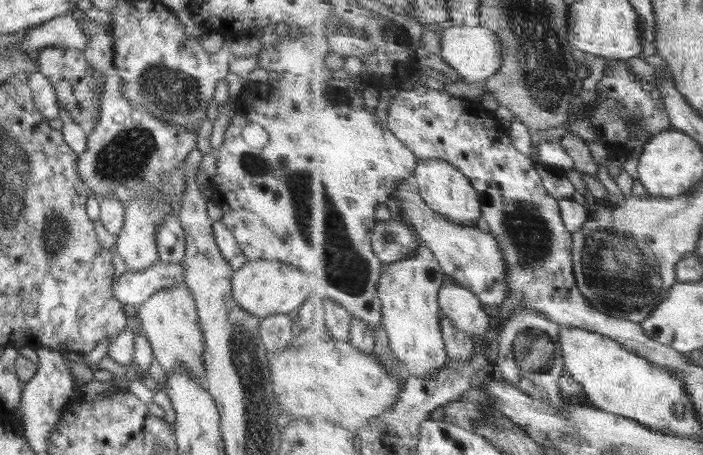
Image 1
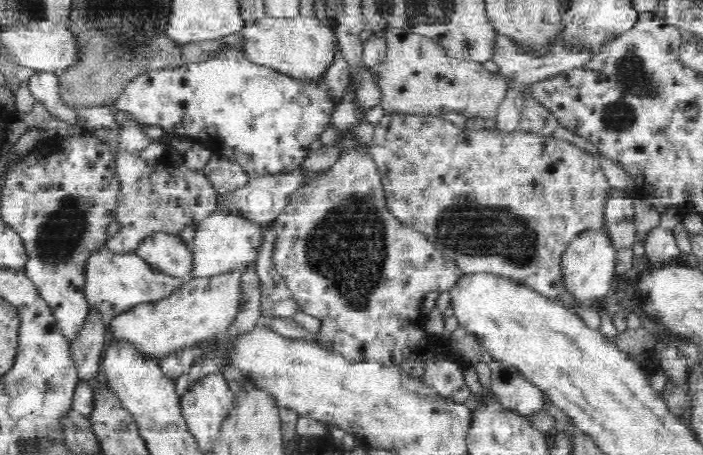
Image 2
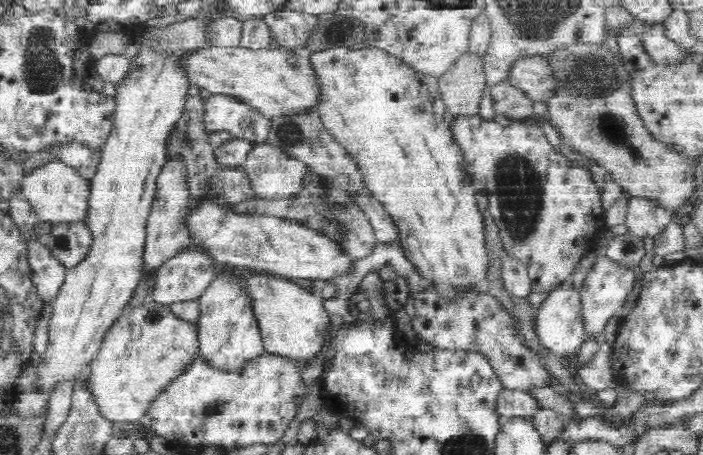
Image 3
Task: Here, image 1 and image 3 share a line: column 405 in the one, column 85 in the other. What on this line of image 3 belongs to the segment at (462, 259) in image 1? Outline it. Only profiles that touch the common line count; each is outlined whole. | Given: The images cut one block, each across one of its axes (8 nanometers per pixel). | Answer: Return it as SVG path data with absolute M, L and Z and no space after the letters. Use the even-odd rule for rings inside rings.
M56 158L46 164L30 168L21 182L21 192L28 198L38 220L54 223L84 220L87 211L87 198L90 194L88 180L80 177L77 170Z

